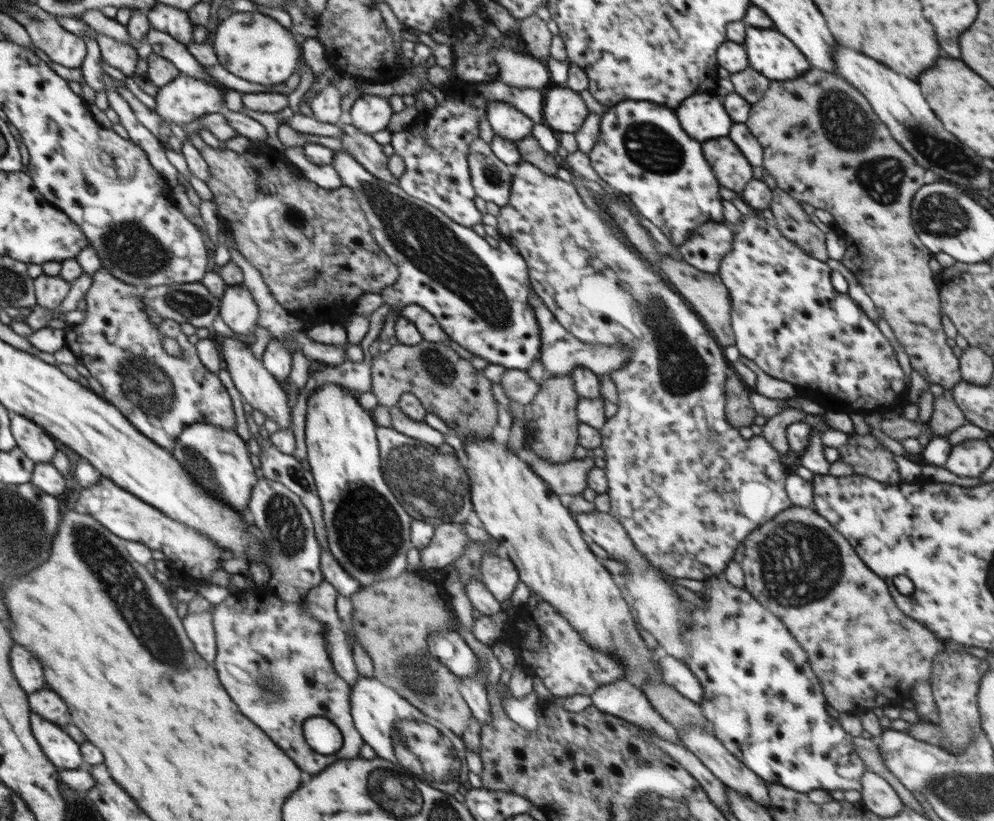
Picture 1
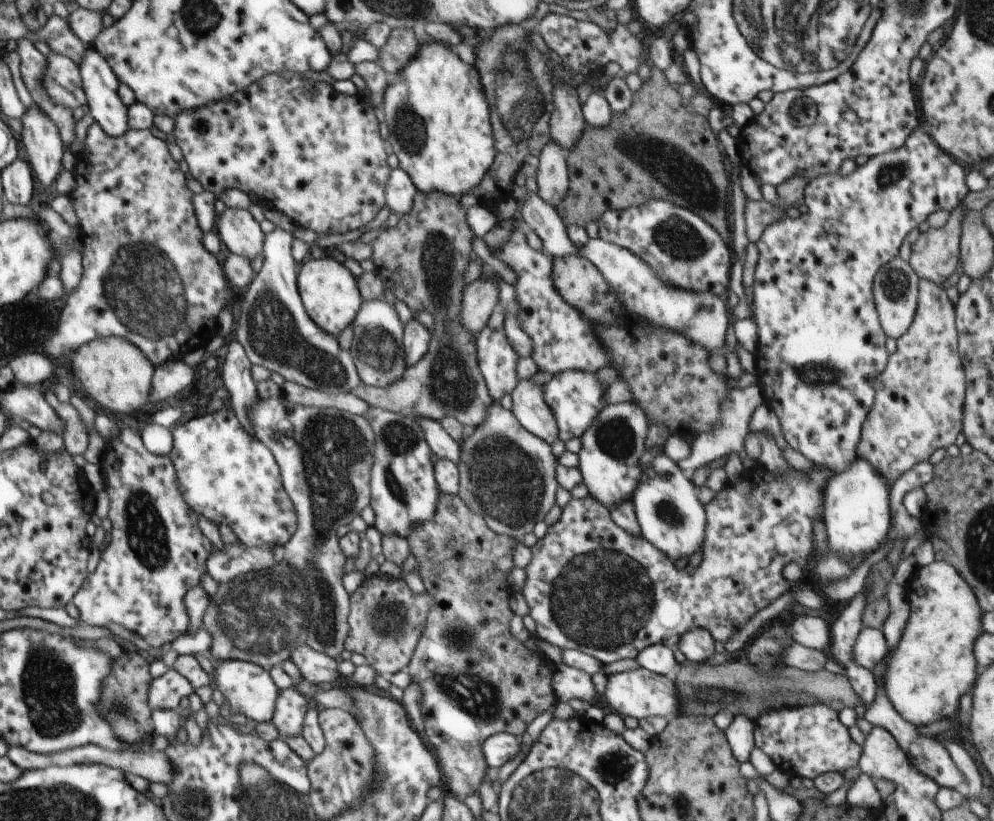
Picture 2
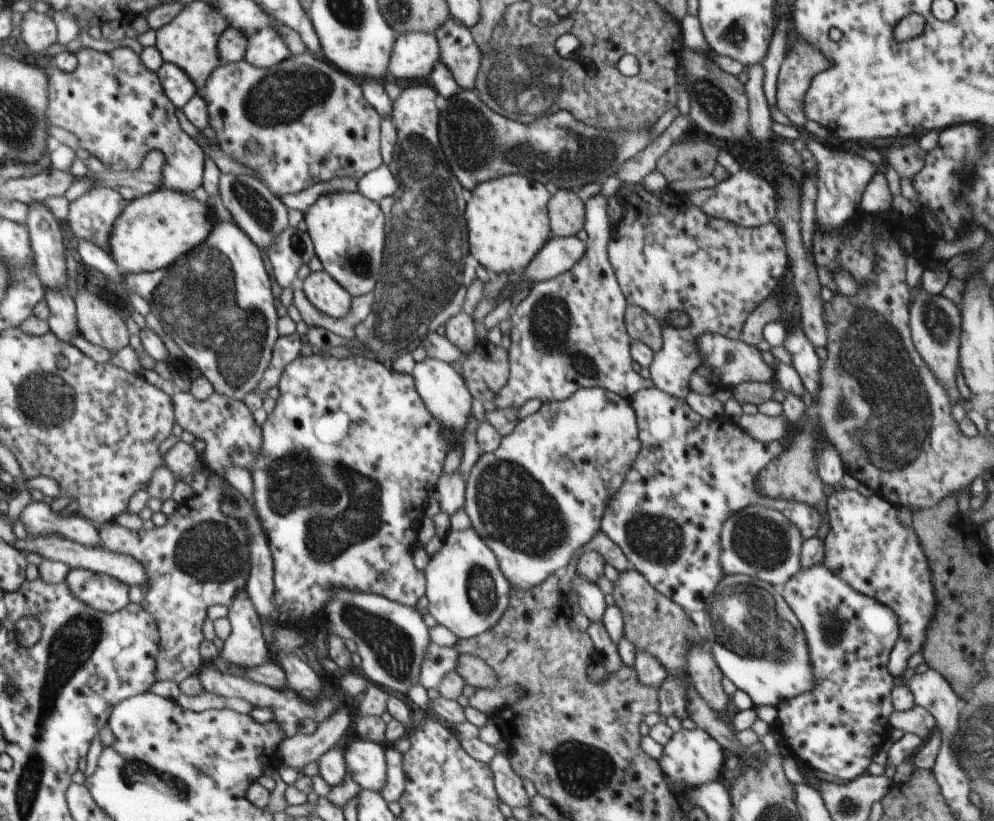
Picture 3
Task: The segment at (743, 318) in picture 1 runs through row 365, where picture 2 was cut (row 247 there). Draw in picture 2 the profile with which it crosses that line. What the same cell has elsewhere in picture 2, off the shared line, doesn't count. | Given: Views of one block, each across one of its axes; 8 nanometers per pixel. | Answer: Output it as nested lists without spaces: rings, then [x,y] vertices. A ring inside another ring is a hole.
[[[919,124],[918,128],[908,136],[908,140],[904,142],[902,148],[891,150],[886,154],[879,154],[874,158],[869,158],[868,162],[863,166],[857,166],[852,174],[842,176],[839,172],[836,174],[827,174],[818,176],[809,180],[803,194],[804,202],[808,212],[800,213],[796,219],[784,219],[780,222],[770,224],[762,238],[756,238],[758,246],[758,263],[756,264],[756,272],[754,272],[754,283],[752,292],[754,292],[753,308],[754,320],[758,326],[758,342],[759,347],[755,354],[756,375],[759,385],[763,391],[765,404],[771,410],[774,410],[778,420],[781,421],[781,430],[788,445],[794,450],[801,452],[808,460],[811,460],[815,466],[826,466],[828,470],[832,470],[838,475],[844,472],[854,460],[857,460],[856,449],[861,437],[862,425],[866,420],[866,415],[870,412],[872,404],[874,404],[875,390],[873,383],[886,370],[888,366],[888,351],[886,350],[887,334],[884,332],[880,321],[879,314],[875,307],[873,299],[873,280],[881,266],[890,262],[900,254],[900,246],[904,242],[904,238],[916,226],[928,220],[930,214],[943,210],[947,213],[952,212],[969,193],[966,186],[965,176],[967,167],[956,161],[949,154],[946,154],[934,139],[928,134],[923,124]],[[804,366],[824,366],[828,370],[834,370],[836,374],[836,382],[834,384],[824,384],[824,386],[808,386],[800,376],[802,376],[802,368]]]

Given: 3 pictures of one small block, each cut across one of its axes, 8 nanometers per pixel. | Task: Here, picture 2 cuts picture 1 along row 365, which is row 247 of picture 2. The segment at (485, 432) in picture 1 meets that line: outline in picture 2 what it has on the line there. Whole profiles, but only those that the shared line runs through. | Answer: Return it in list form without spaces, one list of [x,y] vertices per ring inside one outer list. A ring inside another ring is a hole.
[[[417,191],[414,196],[412,210],[408,214],[399,216],[398,224],[389,230],[382,231],[379,236],[371,243],[371,260],[377,266],[376,273],[390,288],[395,297],[404,302],[413,313],[419,310],[426,310],[434,317],[434,328],[430,330],[430,348],[428,352],[414,366],[409,366],[402,374],[403,378],[386,386],[378,388],[368,386],[364,383],[356,388],[355,394],[358,398],[366,400],[370,407],[381,408],[394,414],[401,414],[404,418],[429,418],[439,421],[442,418],[456,418],[467,429],[467,431],[476,430],[484,418],[486,418],[486,408],[495,403],[482,374],[478,368],[476,360],[476,334],[468,332],[462,326],[460,312],[462,312],[462,297],[464,288],[466,288],[465,273],[468,263],[474,258],[475,253],[472,247],[473,239],[476,238],[472,228],[466,222],[466,208],[462,206],[459,197],[446,196],[443,192],[432,192],[425,195]],[[400,280],[406,288],[406,294],[410,298],[400,298]]]

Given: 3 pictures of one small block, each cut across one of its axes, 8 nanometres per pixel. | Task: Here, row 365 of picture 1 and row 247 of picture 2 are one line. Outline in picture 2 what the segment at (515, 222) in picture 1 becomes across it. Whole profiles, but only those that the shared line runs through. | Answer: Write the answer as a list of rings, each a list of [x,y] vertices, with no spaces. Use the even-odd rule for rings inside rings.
[[[652,198],[640,206],[606,210],[597,224],[602,240],[636,254],[650,264],[668,286],[688,292],[709,292],[721,298],[730,291],[732,249],[710,223],[695,212],[667,200]]]

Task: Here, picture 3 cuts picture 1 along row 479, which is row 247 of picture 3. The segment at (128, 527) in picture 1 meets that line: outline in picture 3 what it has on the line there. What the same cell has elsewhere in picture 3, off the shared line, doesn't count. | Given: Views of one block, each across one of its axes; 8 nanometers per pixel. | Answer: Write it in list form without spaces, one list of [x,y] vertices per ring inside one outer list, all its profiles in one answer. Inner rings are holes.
[[[96,187],[74,201],[69,202],[68,218],[63,225],[70,226],[74,236],[86,242],[92,242],[106,252],[110,252],[110,241],[113,238],[114,222],[129,205],[128,200],[116,188]]]

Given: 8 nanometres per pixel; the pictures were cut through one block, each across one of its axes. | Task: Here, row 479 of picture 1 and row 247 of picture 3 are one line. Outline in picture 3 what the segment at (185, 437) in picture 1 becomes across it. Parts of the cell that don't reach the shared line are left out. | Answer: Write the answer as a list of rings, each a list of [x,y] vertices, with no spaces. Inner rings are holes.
[[[208,200],[208,206],[210,206],[210,214],[214,214],[214,228],[213,233],[210,234],[208,241],[196,249],[190,250],[184,256],[180,257],[173,265],[167,266],[166,268],[158,269],[156,271],[142,272],[141,274],[128,274],[123,272],[124,280],[122,284],[128,290],[142,295],[144,300],[150,305],[150,313],[154,314],[158,319],[161,320],[164,328],[172,336],[174,342],[182,349],[182,352],[196,364],[196,368],[202,372],[202,374],[210,381],[210,384],[214,386],[214,390],[218,394],[226,395],[228,398],[233,398],[239,401],[243,401],[246,394],[253,392],[257,389],[258,384],[262,380],[266,367],[270,364],[272,353],[274,350],[275,342],[279,339],[278,327],[278,314],[276,307],[274,306],[274,300],[276,299],[270,286],[270,278],[266,272],[266,266],[264,265],[264,254],[262,254],[259,248],[256,248],[257,243],[253,241],[241,229],[241,227],[232,224],[232,222],[222,222],[222,219],[218,218],[216,211],[212,203]]]

